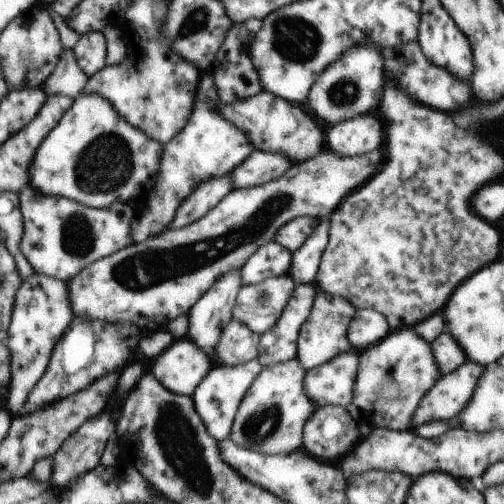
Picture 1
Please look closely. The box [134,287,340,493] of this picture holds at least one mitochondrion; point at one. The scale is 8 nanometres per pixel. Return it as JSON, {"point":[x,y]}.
{"point":[258,426]}

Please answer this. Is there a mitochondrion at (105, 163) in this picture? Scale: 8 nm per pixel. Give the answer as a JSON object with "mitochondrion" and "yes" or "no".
{"mitochondrion":"yes"}

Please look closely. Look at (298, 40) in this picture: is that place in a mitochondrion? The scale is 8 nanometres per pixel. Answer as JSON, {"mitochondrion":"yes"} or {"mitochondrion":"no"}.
{"mitochondrion":"yes"}

